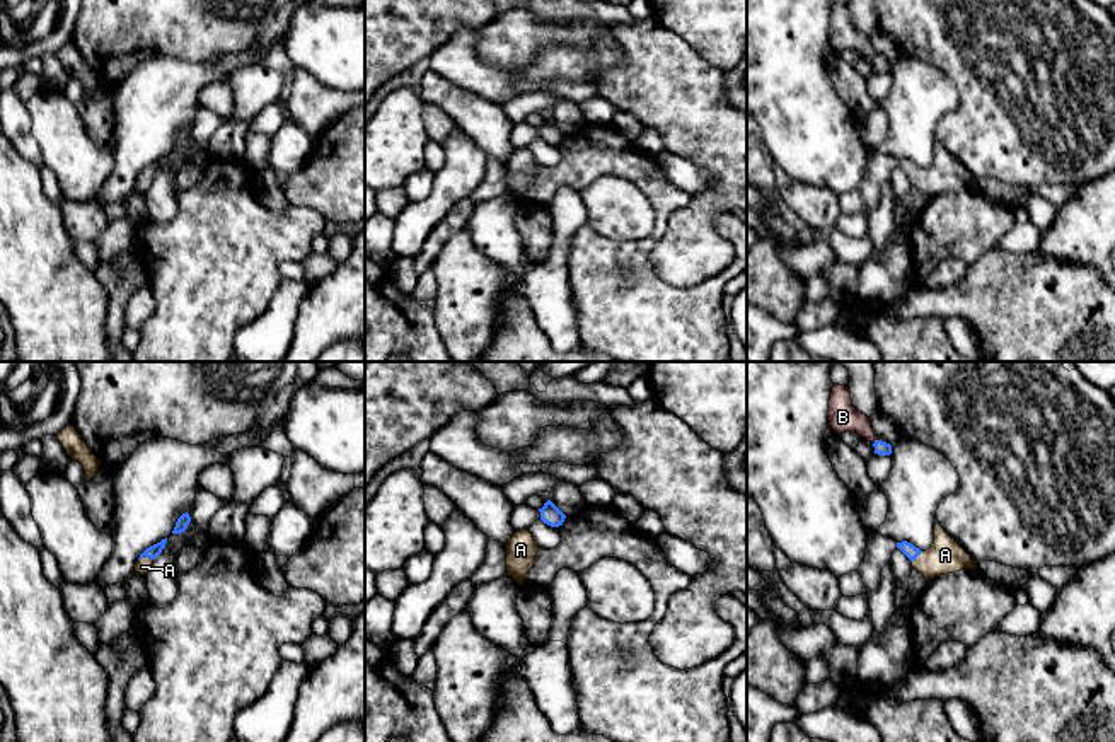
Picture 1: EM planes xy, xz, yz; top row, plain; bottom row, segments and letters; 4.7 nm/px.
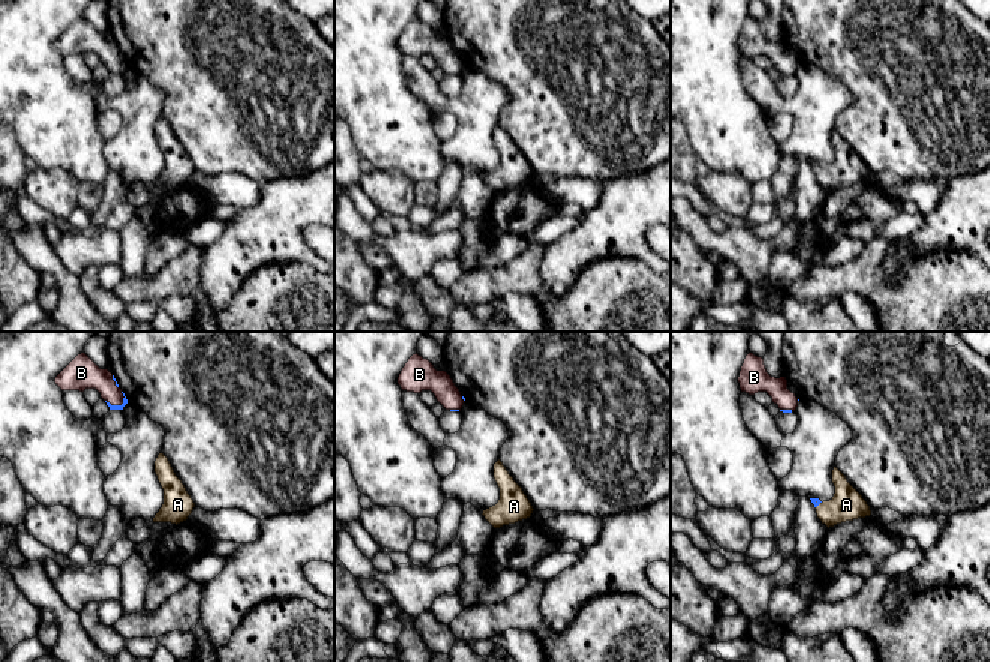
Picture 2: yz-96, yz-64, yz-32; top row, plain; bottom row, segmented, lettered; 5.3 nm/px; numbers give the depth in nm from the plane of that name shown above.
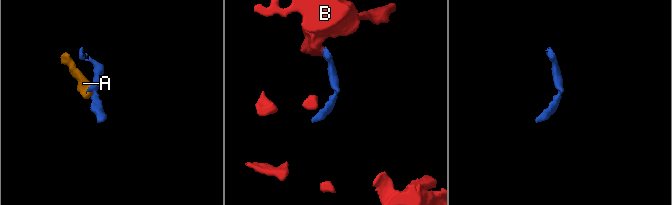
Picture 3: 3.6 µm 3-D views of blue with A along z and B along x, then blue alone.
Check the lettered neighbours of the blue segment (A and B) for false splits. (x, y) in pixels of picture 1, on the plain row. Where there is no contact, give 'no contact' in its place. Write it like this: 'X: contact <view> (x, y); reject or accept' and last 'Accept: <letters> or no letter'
A: contact xy (145, 173); accept
B: contact yz (878, 58); accept
Accept: A, B

